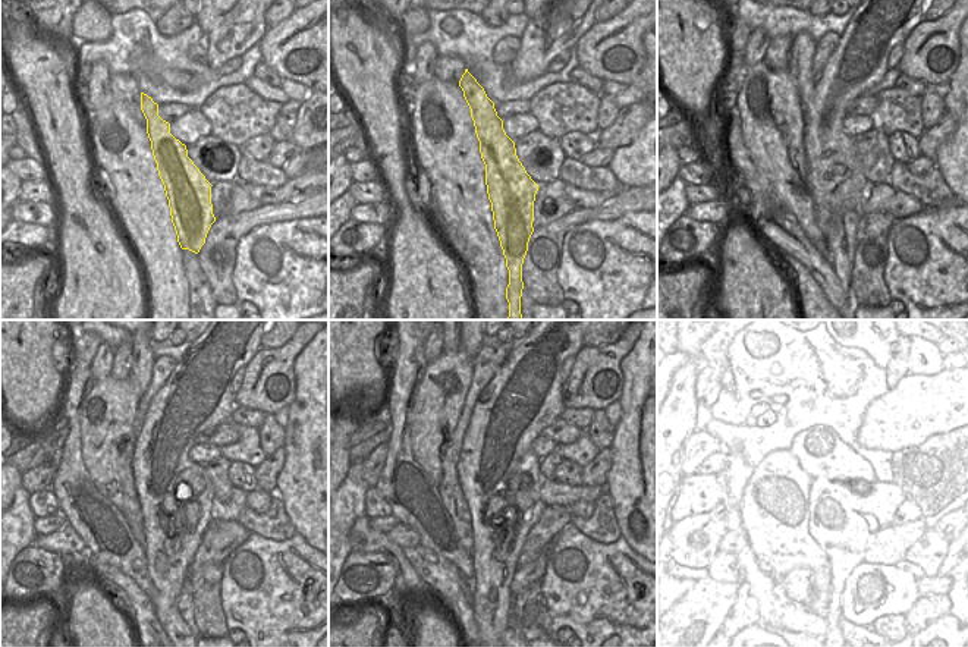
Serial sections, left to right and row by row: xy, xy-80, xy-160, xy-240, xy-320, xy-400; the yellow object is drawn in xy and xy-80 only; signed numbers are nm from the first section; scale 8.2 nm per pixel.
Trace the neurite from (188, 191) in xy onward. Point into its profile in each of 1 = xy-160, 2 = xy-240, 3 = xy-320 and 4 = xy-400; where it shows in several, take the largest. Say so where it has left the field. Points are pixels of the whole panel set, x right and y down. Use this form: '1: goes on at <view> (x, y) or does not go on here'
1: goes on at xy-160 (839, 232)
2: goes on at xy-240 (142, 360)
3: goes on at xy-320 (471, 349)
4: does not go on here

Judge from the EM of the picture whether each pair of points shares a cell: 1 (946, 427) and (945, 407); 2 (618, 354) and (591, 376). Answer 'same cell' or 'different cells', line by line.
1: same cell
2: same cell

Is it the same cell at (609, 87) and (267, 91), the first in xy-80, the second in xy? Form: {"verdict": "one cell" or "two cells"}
{"verdict": "two cells"}

